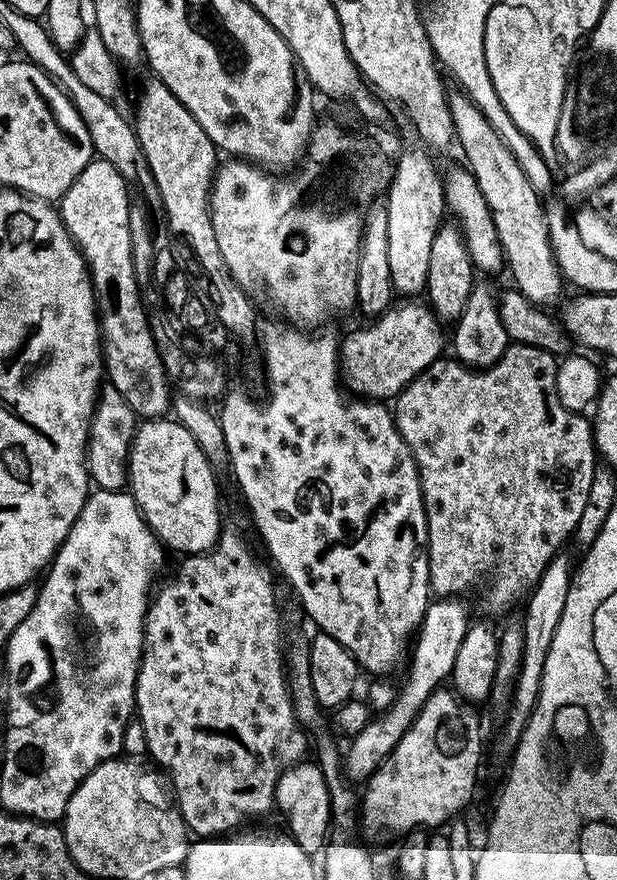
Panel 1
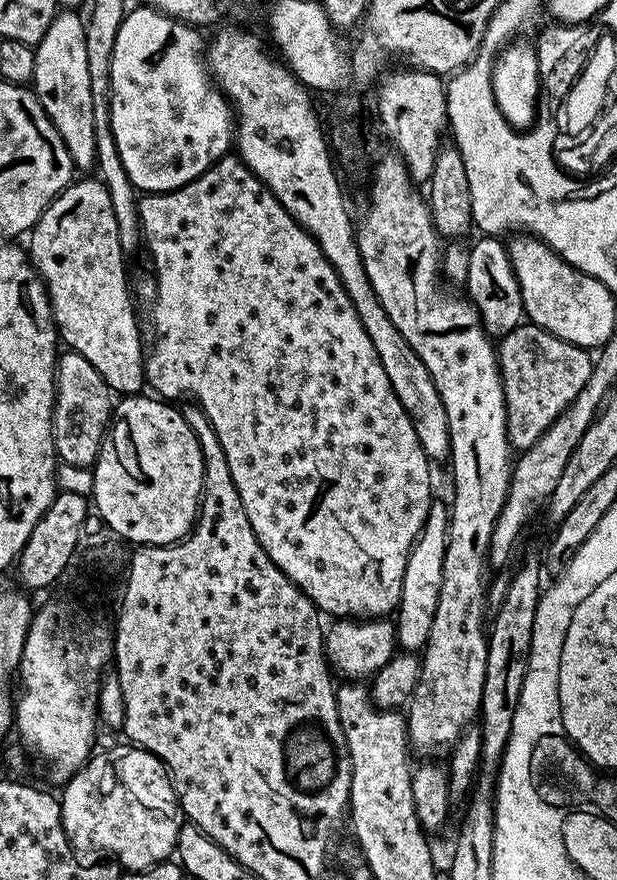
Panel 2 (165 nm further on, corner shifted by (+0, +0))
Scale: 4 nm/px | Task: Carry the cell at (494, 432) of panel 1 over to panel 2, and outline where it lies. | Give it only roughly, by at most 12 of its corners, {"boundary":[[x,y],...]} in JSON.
{"boundary":[[531,322],[498,359],[508,442],[534,446],[594,363]]}

